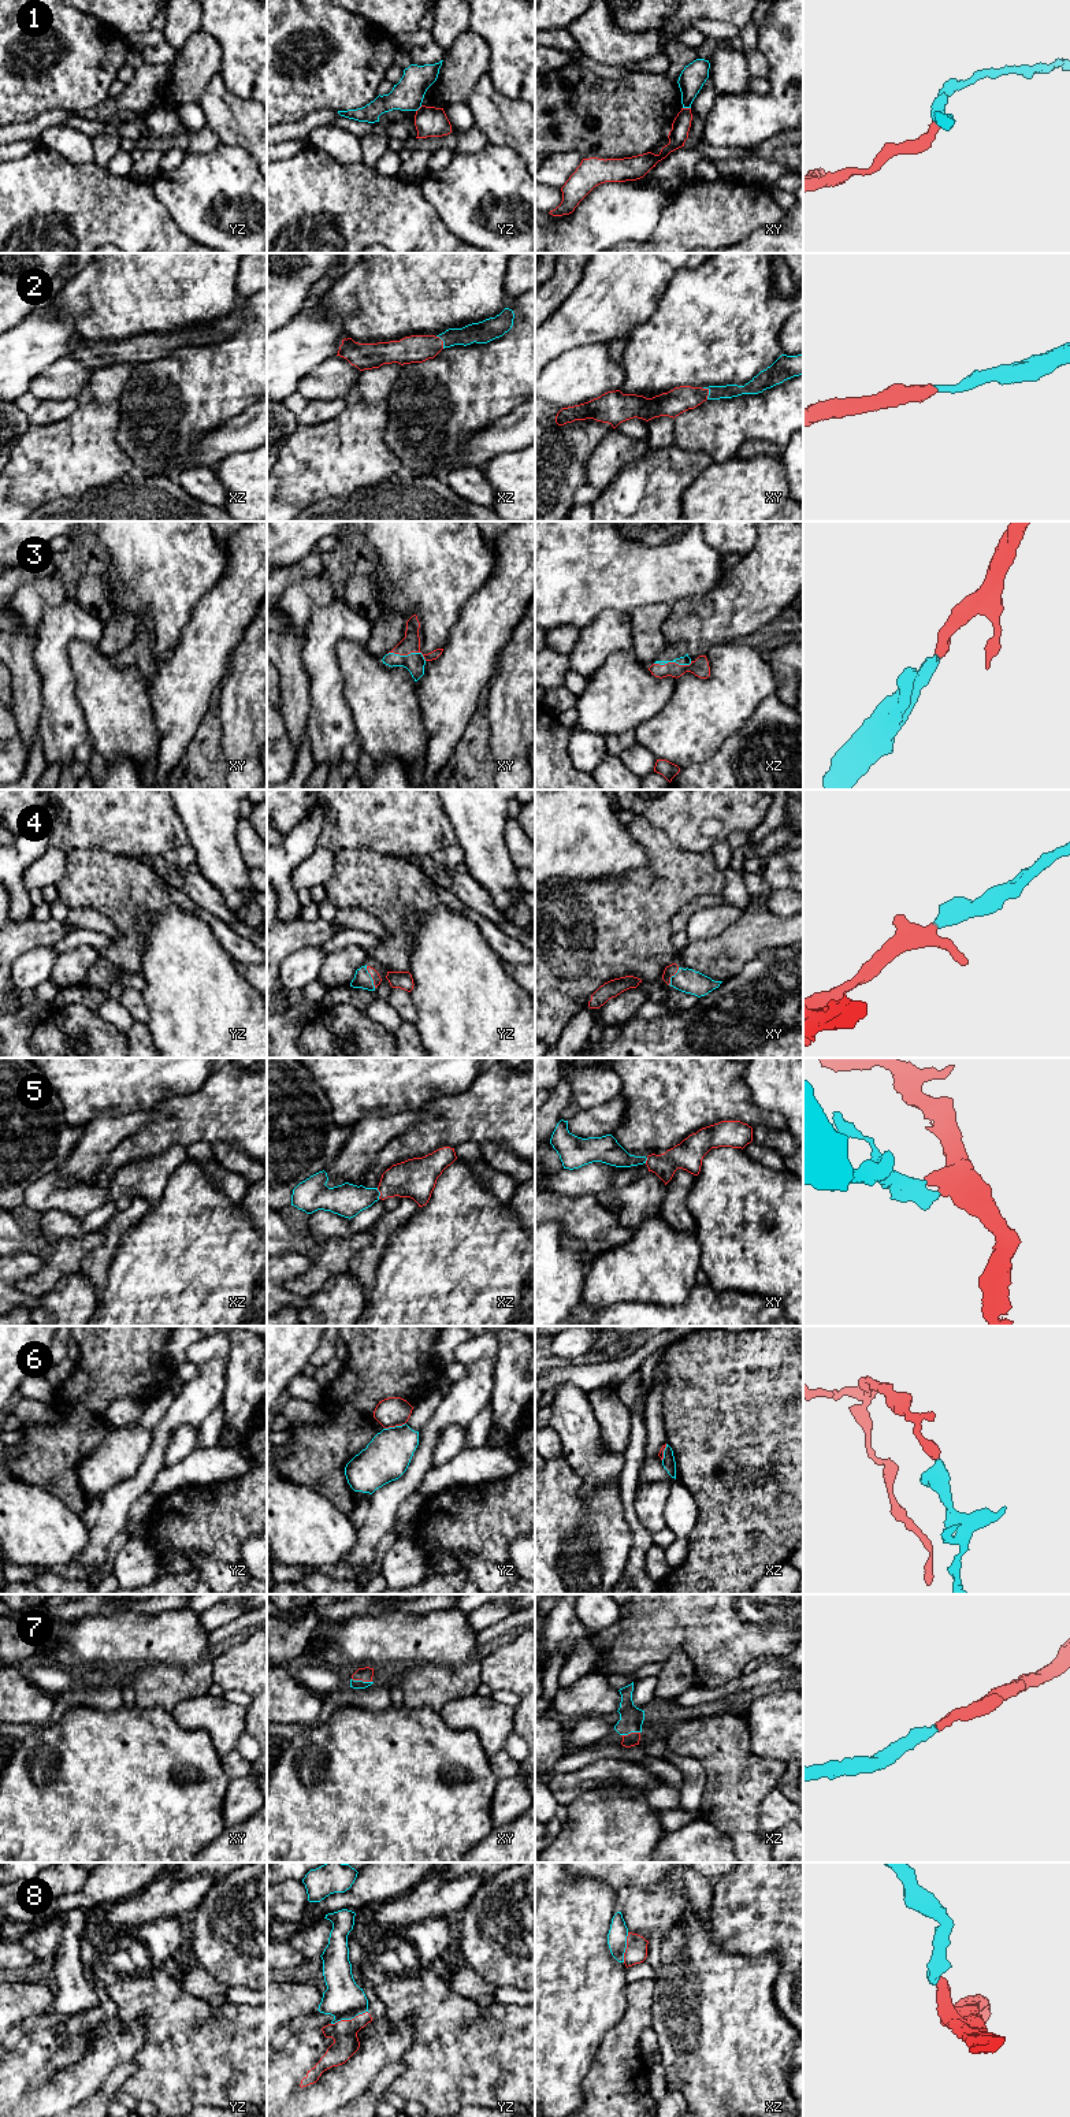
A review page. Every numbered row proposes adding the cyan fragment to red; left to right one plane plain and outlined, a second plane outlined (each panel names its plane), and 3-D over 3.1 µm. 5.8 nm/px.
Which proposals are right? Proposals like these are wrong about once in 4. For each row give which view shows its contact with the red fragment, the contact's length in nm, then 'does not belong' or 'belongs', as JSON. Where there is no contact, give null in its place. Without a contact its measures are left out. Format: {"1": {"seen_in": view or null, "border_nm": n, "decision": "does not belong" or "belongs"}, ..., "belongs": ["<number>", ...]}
{"1": {"seen_in": "xy", "border_nm": 50, "decision": "does not belong"}, "2": {"seen_in": "xy", "border_nm": 80, "decision": "belongs"}, "3": {"seen_in": "xy", "border_nm": 240, "decision": "belongs"}, "4": {"seen_in": "yz", "border_nm": 140, "decision": "belongs"}, "5": {"seen_in": "xz", "border_nm": 70, "decision": "does not belong"}, "6": {"seen_in": "yz", "border_nm": 130, "decision": "does not belong"}, "7": {"seen_in": "xy", "border_nm": 120, "decision": "belongs"}, "8": {"seen_in": "yz", "border_nm": 240, "decision": "belongs"}, "belongs": ["2", "3", "4", "7", "8"]}

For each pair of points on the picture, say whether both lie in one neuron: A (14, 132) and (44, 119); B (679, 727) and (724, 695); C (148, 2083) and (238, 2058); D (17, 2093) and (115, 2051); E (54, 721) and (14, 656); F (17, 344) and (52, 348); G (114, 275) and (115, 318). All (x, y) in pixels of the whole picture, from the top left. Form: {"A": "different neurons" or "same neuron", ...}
{"A": "same neuron", "B": "same neuron", "C": "same neuron", "D": "same neuron", "E": "different neurons", "F": "same neuron", "G": "same neuron"}

